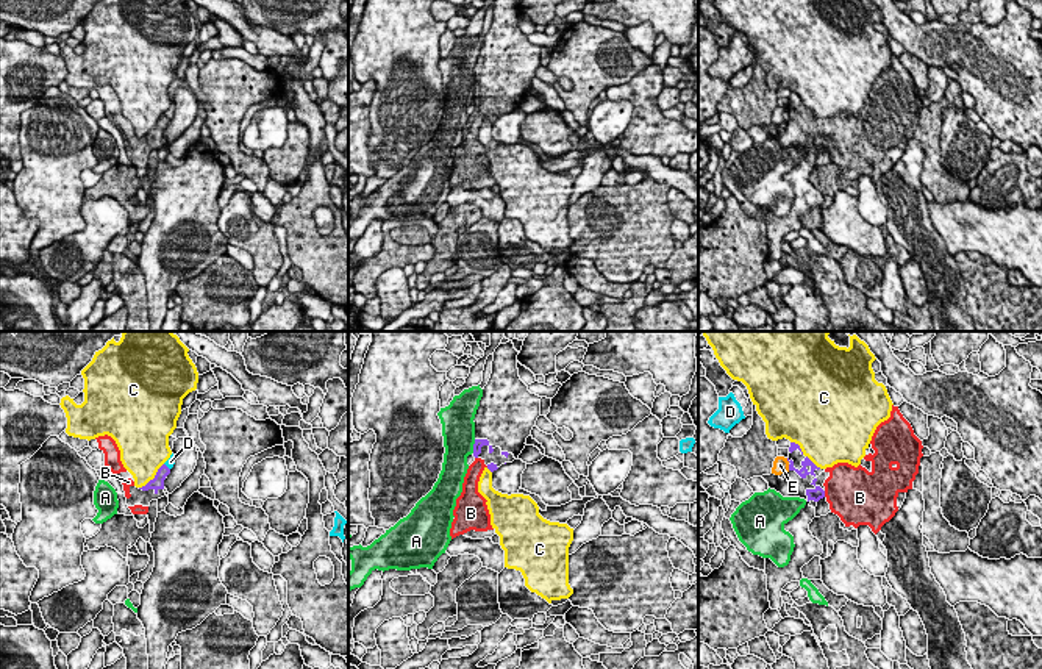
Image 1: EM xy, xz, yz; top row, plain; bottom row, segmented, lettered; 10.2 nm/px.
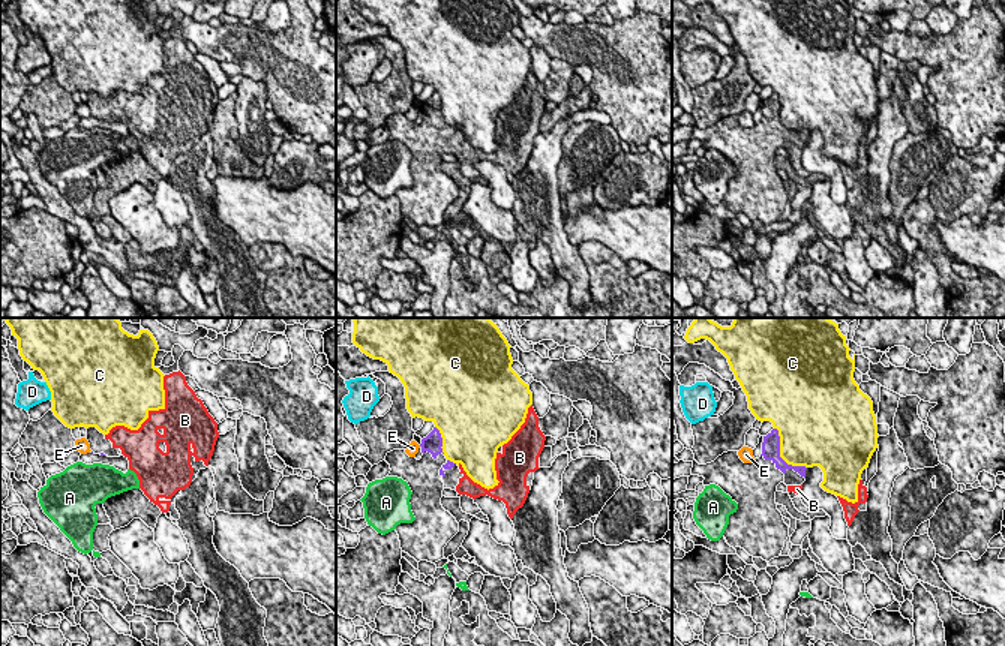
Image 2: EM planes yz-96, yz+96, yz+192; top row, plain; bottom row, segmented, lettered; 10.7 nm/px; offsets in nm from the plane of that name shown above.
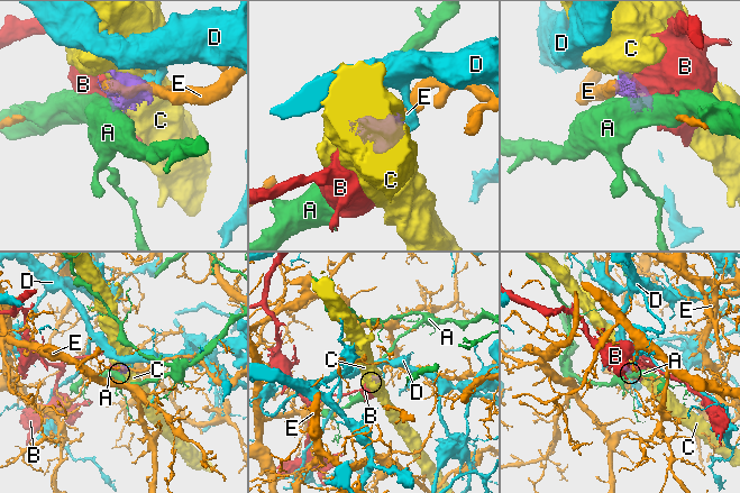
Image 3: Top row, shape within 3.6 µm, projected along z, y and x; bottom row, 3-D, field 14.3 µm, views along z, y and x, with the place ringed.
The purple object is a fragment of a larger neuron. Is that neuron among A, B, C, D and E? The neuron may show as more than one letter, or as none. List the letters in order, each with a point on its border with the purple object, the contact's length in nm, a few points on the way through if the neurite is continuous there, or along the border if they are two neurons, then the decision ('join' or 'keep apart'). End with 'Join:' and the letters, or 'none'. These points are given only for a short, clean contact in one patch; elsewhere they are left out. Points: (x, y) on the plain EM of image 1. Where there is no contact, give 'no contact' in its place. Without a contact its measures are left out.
A: meets purple in xz at (474, 96); contact 150 nm long; border along xz (475, 89), (472, 102); keep apart
B: meets purple in yz at (824, 144); contact 70 nm long; join
C: meets purple in xy at (155, 127); contact 360 nm long; keep apart
D: meets purple in xy at (166, 116); contact 100 nm long; border along xy (164, 113), (169, 119); keep apart
E: meets purple in yz at (789, 118); contact 70 nm long; keep apart
Join: B

